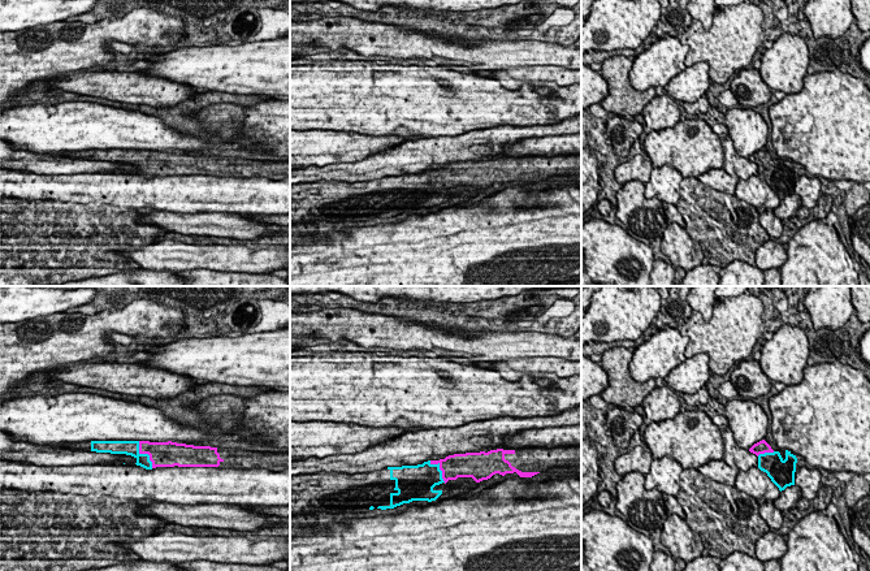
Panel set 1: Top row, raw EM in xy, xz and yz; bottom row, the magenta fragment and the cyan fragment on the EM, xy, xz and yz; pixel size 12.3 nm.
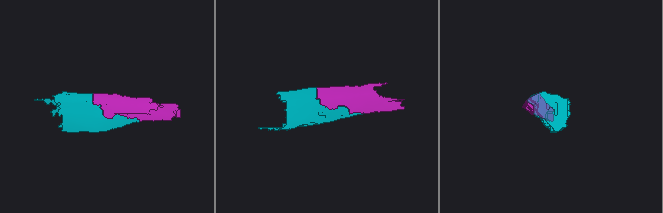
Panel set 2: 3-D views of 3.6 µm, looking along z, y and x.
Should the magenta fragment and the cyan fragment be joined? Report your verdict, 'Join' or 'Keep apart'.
Join

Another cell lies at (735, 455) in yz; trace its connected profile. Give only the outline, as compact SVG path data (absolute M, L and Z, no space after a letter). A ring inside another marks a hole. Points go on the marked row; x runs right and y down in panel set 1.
M730 427L722 432L722 438L724 445L722 460L724 460L728 466L735 466L740 471L748 471L752 467L758 467L758 457L736 444Z

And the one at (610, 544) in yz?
M603 510L581 516L581 545L590 571L650 571L653 540Z

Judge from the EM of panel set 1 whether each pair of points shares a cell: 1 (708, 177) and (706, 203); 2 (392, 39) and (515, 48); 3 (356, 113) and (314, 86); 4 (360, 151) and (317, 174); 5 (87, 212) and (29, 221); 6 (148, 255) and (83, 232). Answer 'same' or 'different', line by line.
1: different
2: same
3: same
4: different
5: same
6: different

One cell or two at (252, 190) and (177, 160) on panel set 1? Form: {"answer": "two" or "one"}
{"answer": "two"}

